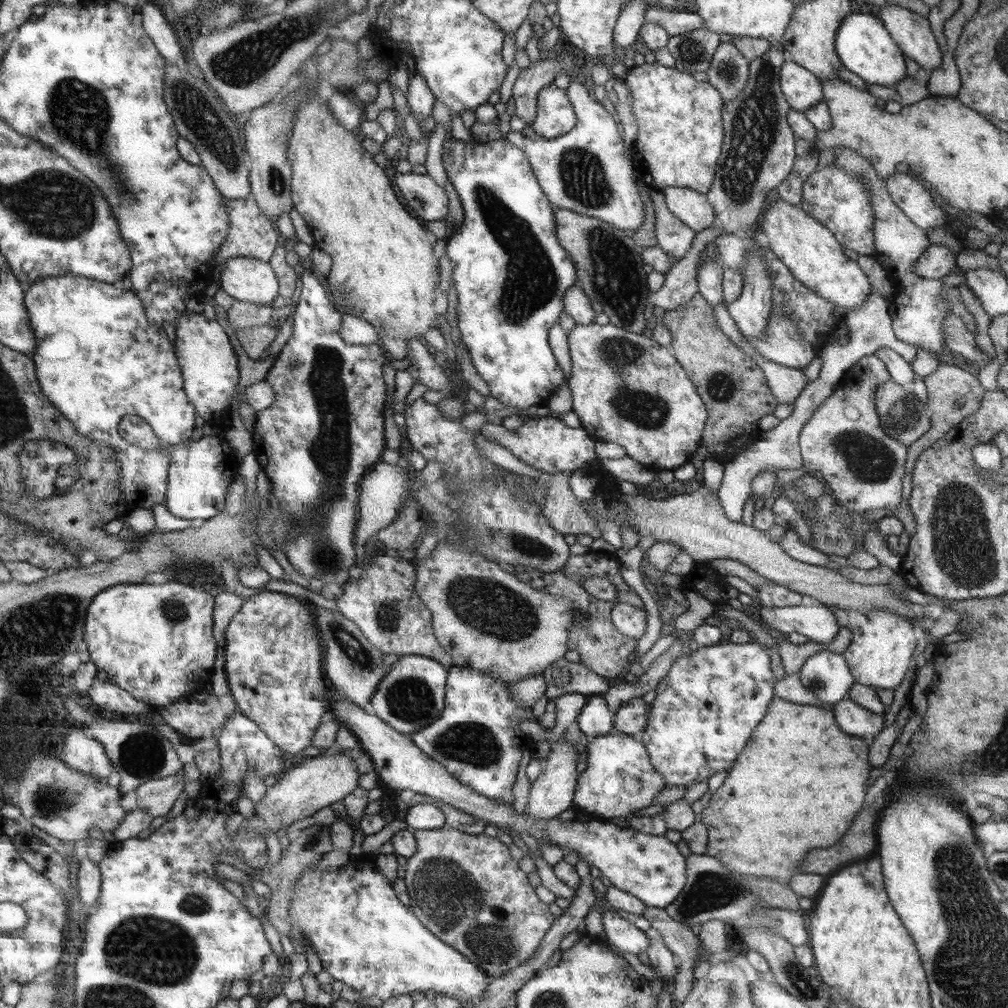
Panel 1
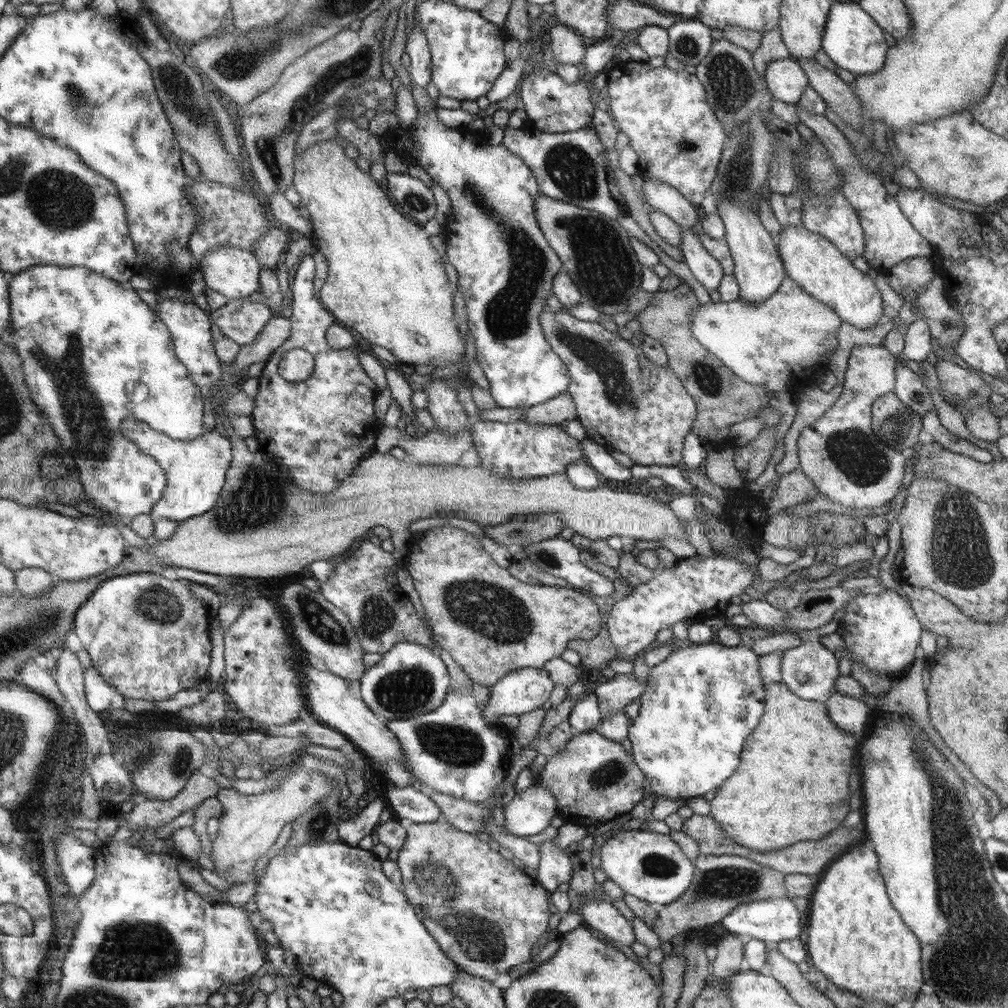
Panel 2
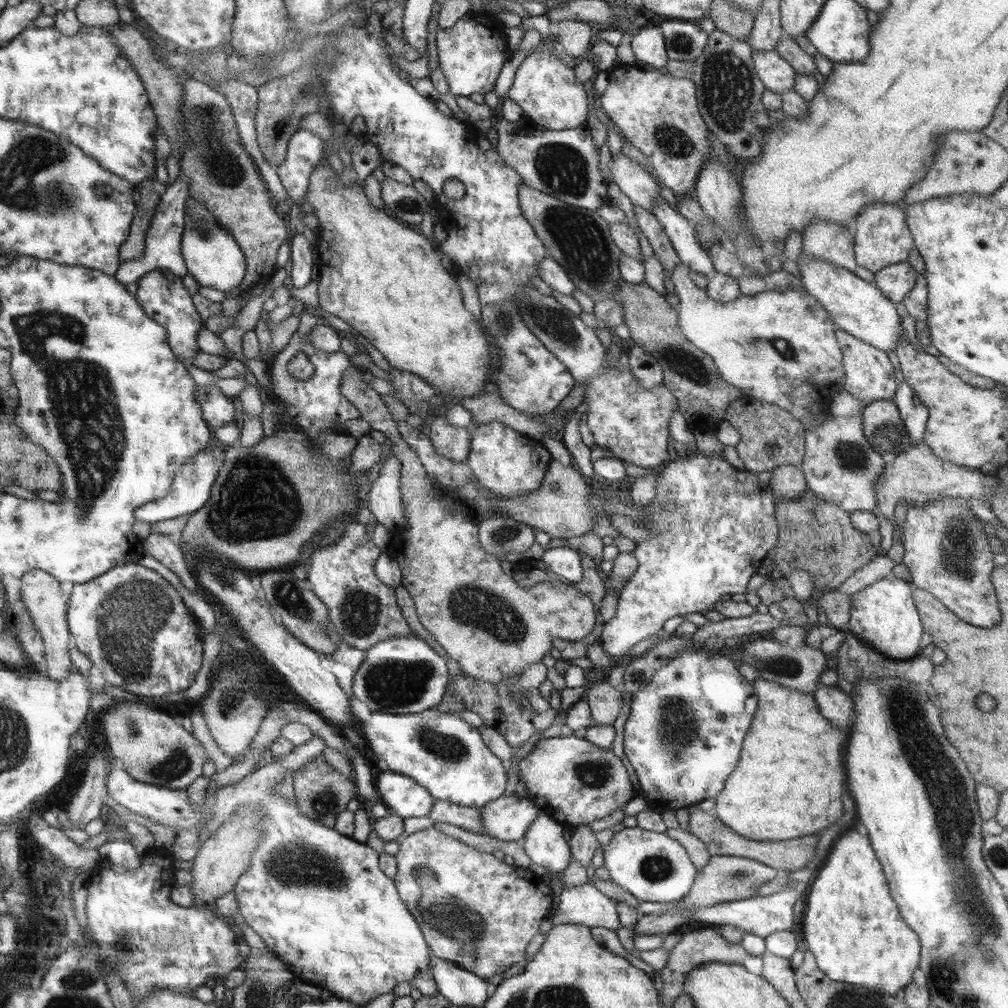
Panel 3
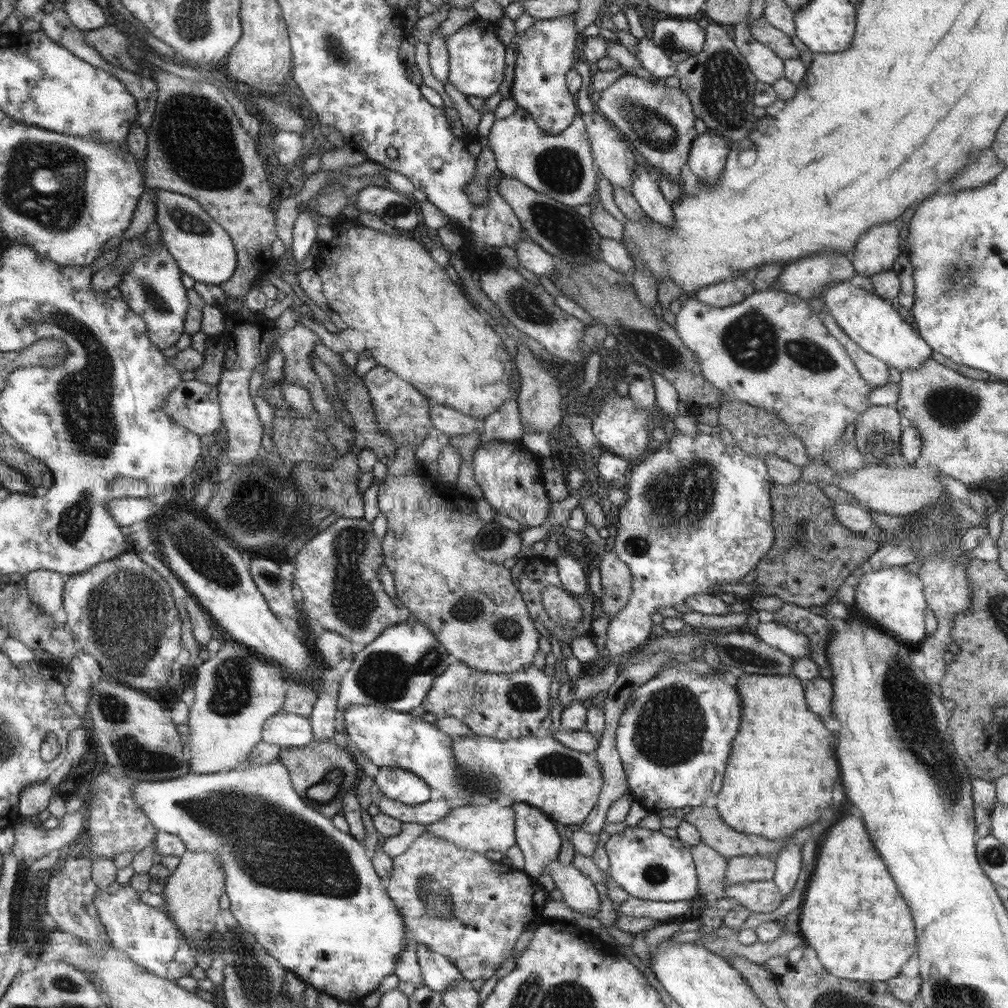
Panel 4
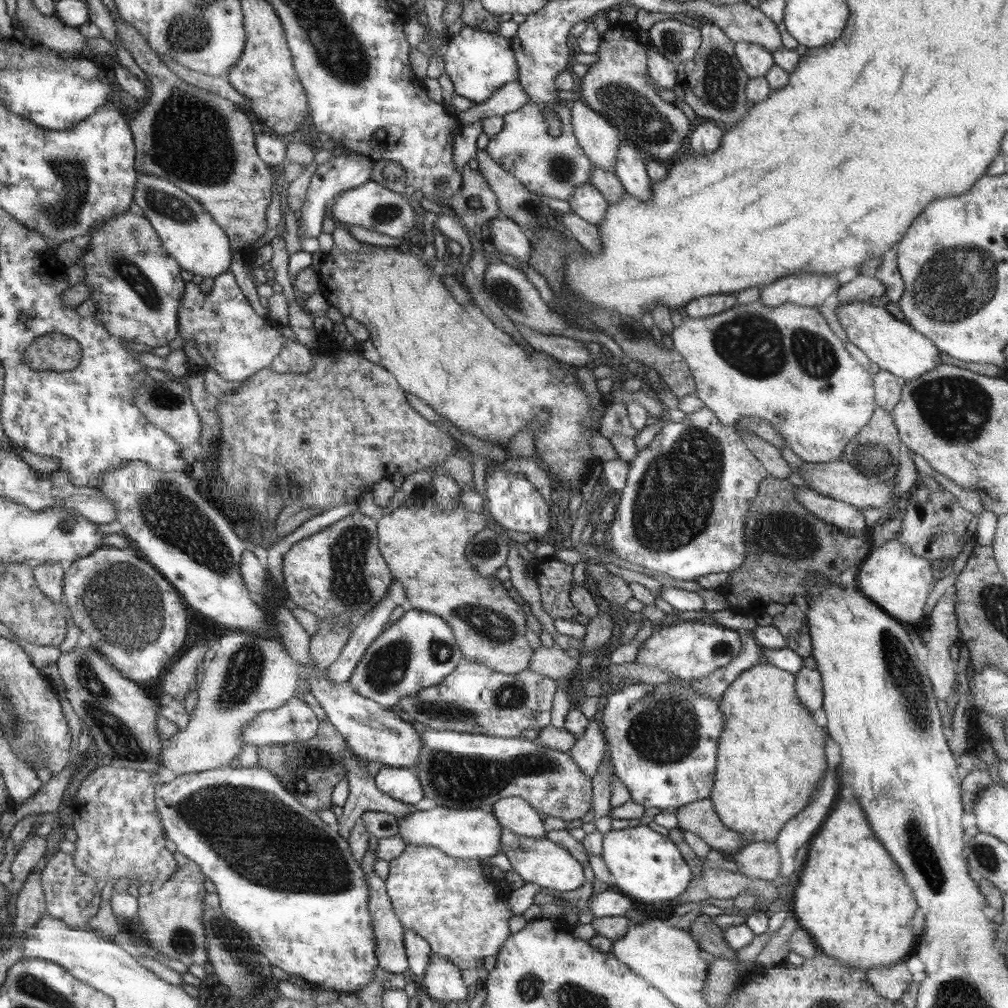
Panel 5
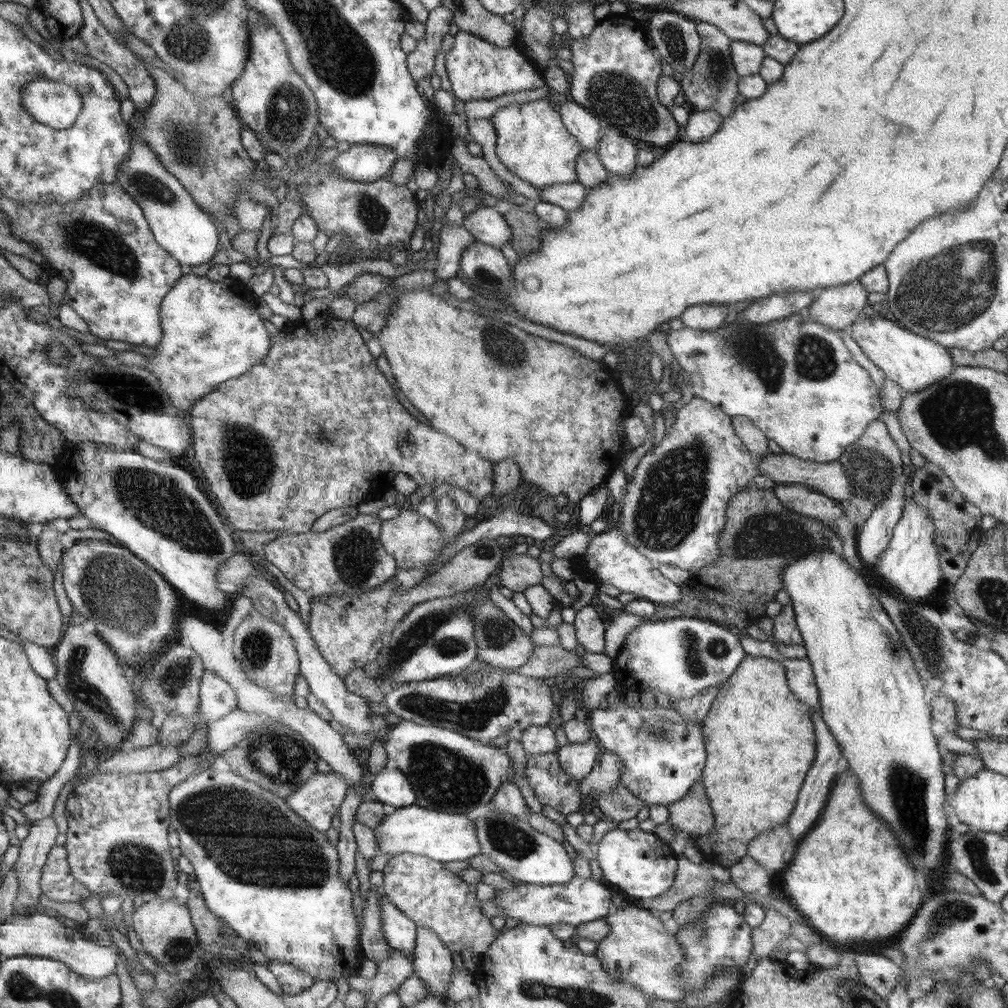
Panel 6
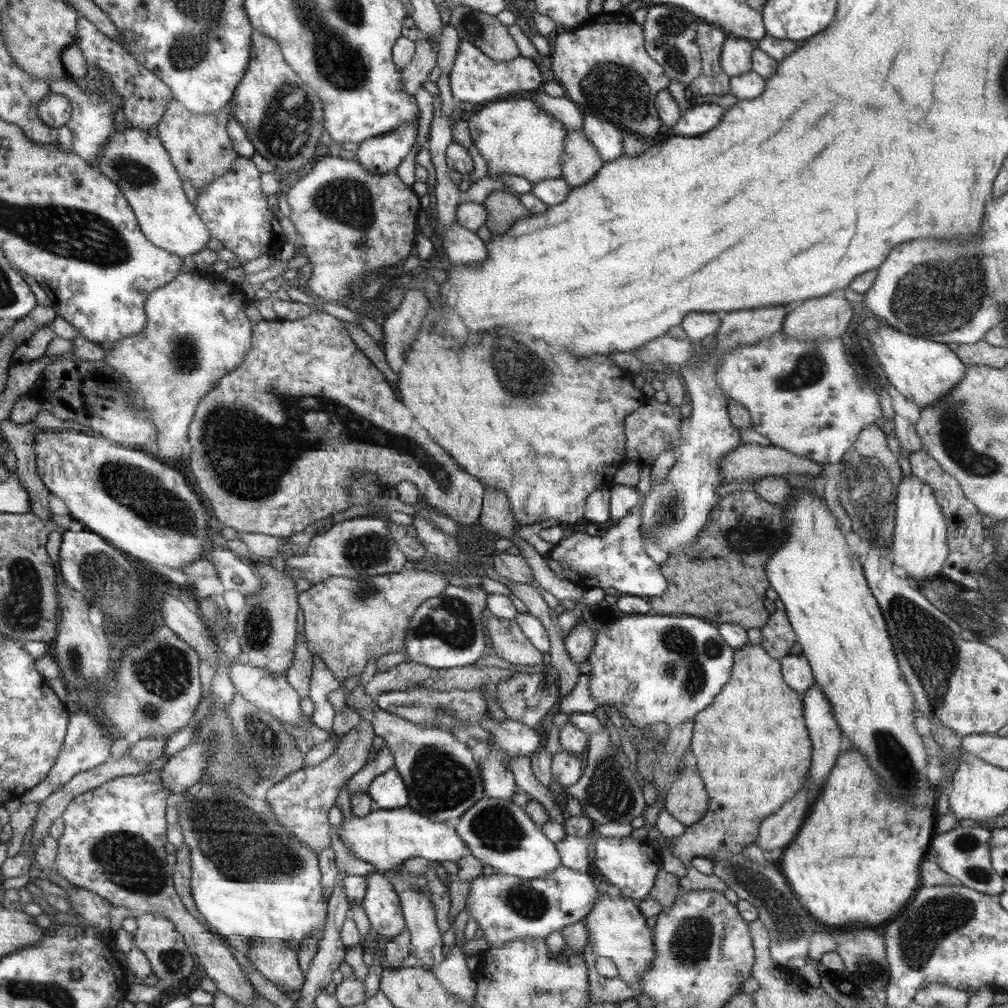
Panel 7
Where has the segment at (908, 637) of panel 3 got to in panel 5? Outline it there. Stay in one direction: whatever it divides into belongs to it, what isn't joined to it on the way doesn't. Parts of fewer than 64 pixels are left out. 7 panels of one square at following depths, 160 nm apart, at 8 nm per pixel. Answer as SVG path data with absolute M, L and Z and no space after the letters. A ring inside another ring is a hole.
M891 539L878 548L873 546L870 554L858 567L856 588L862 591L866 598L870 598L876 606L880 606L888 616L901 622L907 630L926 624L924 606L926 606L928 594L934 589L937 582L932 573L932 564L928 560L912 554L912 550L908 546L904 546L900 539Z

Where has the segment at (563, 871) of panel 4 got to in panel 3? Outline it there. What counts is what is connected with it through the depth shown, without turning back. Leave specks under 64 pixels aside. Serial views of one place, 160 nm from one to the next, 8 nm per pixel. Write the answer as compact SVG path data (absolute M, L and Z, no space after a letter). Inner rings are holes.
M592 883L564 886L558 903L559 910L550 918L554 925L602 926L615 931L621 924L616 912L617 903Z

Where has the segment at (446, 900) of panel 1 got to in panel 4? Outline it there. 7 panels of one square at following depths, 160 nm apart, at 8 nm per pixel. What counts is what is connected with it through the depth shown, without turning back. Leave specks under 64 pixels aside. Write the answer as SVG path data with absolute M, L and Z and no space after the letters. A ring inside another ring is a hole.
M431 832L422 833L404 854L393 858L393 870L389 877L389 897L400 910L412 939L448 958L466 981L486 981L494 976L496 968L512 954L516 938L522 934L524 926L538 920L536 916L547 898L542 885L532 881L519 863L496 864L484 853L458 848Z

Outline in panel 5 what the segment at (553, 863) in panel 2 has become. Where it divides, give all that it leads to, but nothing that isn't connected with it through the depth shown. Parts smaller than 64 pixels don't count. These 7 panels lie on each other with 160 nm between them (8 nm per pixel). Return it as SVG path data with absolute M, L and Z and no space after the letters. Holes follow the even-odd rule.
M517 796L501 798L491 806L498 823L514 834L532 838L545 837L544 817L529 802Z

